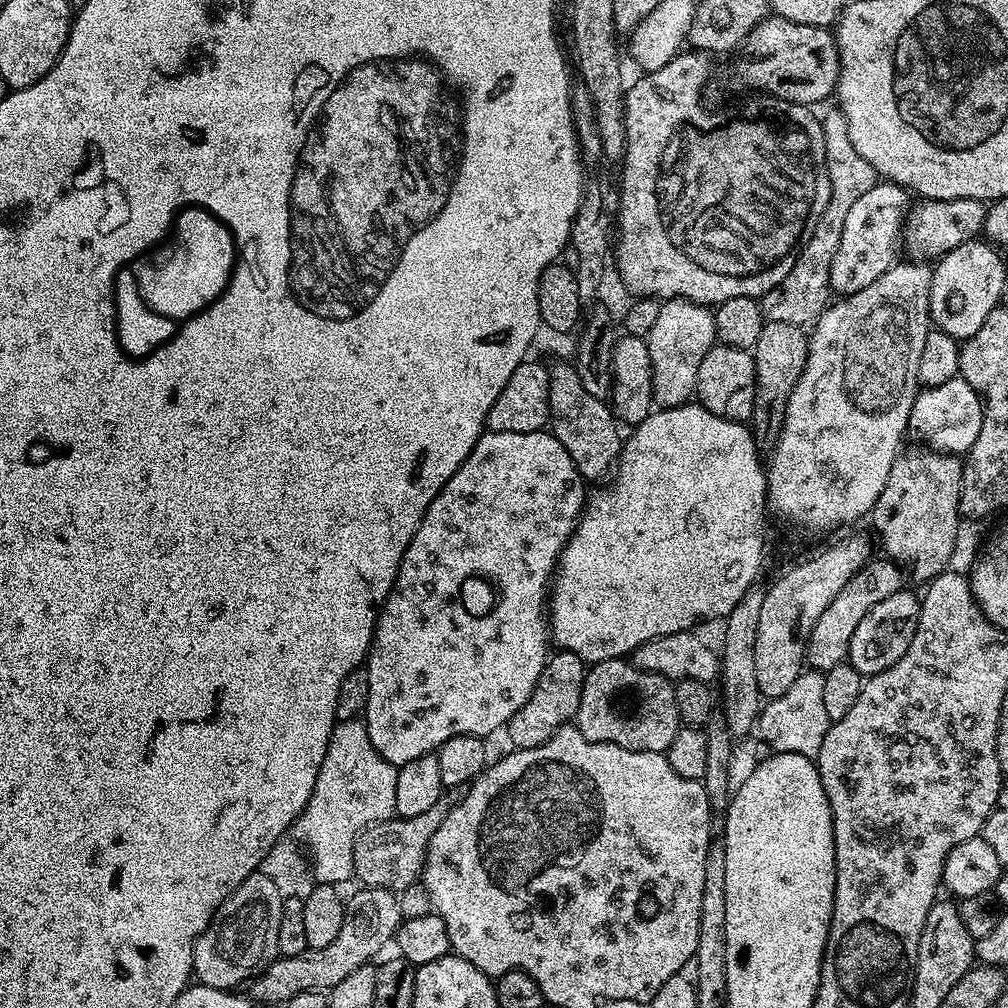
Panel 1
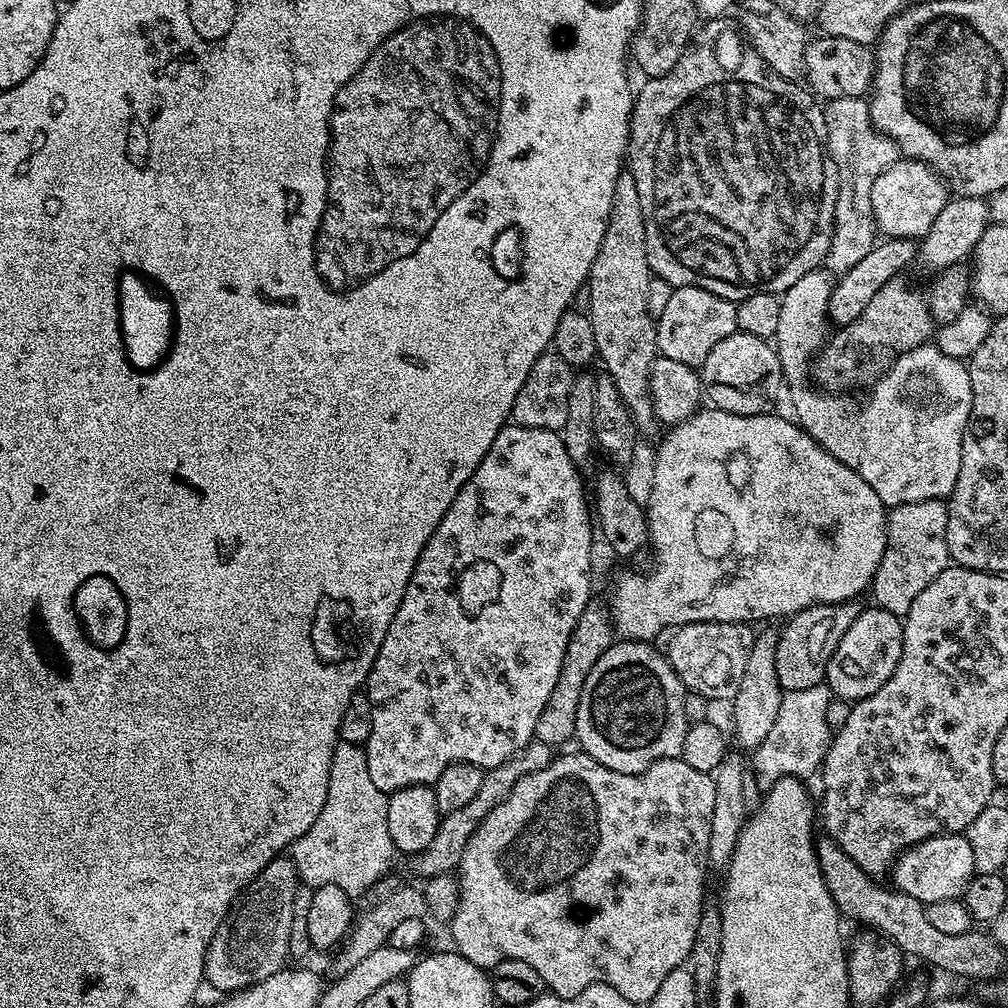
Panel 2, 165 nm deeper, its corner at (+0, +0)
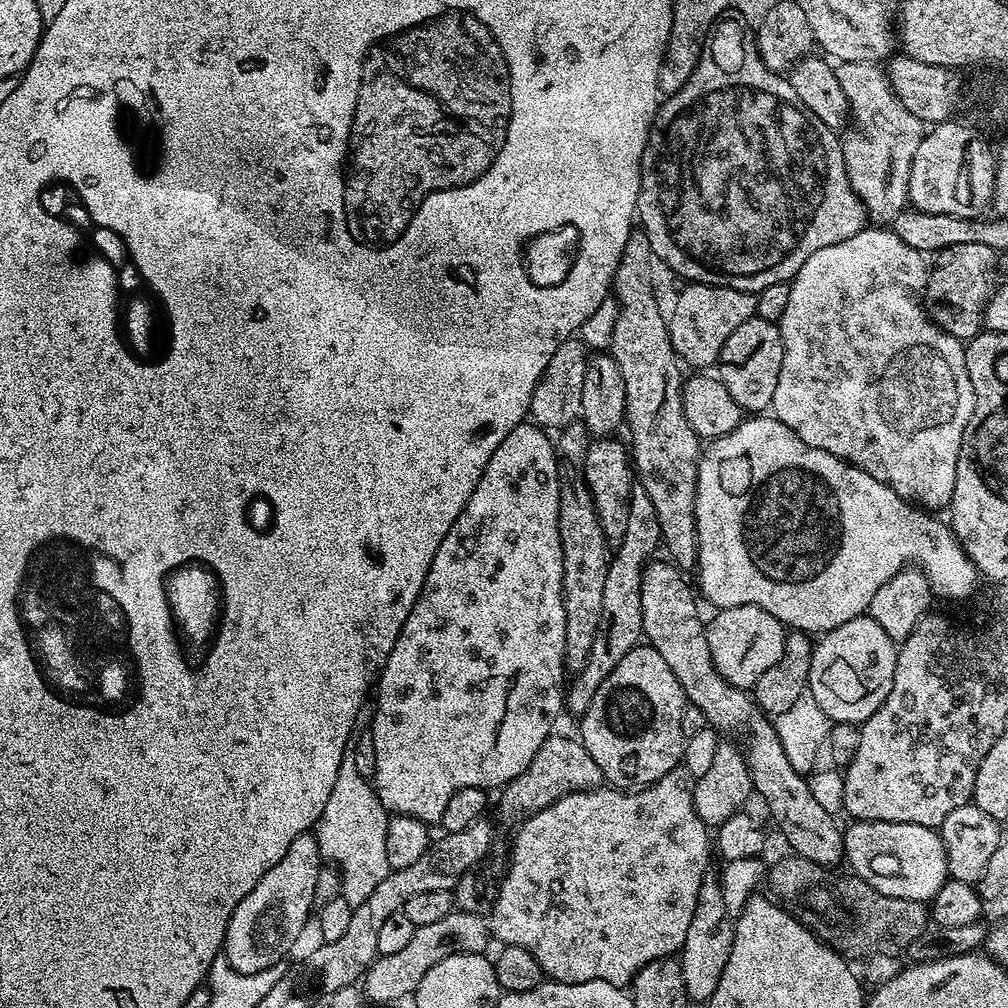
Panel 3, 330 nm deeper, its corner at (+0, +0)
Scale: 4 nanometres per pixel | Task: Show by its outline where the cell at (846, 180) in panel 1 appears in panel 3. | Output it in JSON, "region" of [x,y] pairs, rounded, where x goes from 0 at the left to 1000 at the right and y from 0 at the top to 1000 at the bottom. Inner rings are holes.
{"region":[[[833,62],[828,64],[829,76],[839,93],[844,118],[849,119],[857,135],[846,139],[833,139],[837,154],[839,177],[847,192],[857,202],[860,217],[869,224],[884,223],[887,216],[896,210],[901,202],[901,177],[903,161],[915,141],[919,124],[893,100],[893,96],[881,84],[881,76],[873,71],[868,63]]]}

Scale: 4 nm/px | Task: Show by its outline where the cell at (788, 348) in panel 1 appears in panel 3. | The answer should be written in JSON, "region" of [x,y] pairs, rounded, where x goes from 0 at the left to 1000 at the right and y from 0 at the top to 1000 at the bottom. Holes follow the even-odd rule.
{"region":[[[953,240],[951,244],[938,244],[928,251],[921,281],[917,283],[915,291],[917,308],[925,320],[950,338],[965,337],[976,325],[976,309],[990,285],[988,258],[990,251],[970,240]]]}

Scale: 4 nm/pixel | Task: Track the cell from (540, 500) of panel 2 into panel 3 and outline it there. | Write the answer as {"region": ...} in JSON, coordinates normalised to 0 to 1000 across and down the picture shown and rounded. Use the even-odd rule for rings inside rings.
{"region":[[[528,419],[510,423],[510,427],[506,427],[506,431],[498,435],[498,438],[494,438],[494,446],[486,450],[486,458],[482,458],[482,466],[478,466],[478,474],[474,474],[474,482],[470,482],[466,498],[462,498],[458,510],[454,510],[450,522],[446,522],[446,530],[438,534],[435,550],[431,550],[431,558],[427,558],[423,577],[399,621],[397,632],[391,637],[391,645],[387,645],[383,653],[371,683],[373,707],[369,710],[367,720],[374,752],[371,781],[373,791],[385,807],[415,812],[426,819],[436,818],[438,807],[442,805],[442,796],[446,796],[446,791],[454,788],[454,784],[496,784],[501,778],[514,772],[514,768],[518,768],[518,764],[522,764],[522,760],[530,756],[538,736],[542,736],[549,725],[548,717],[555,712],[556,706],[558,710],[562,686],[562,605],[558,581],[558,538],[554,534],[554,498],[554,462],[551,460],[549,434]]]}

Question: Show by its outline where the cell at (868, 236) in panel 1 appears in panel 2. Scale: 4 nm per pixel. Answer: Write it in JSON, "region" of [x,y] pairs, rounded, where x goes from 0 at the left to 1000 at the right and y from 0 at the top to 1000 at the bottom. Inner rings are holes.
{"region":[[[900,157],[887,160],[878,171],[871,173],[867,188],[863,188],[870,227],[878,235],[894,238],[912,239],[920,234],[923,224],[927,224],[927,216],[931,216],[935,204],[938,204],[941,197],[940,184],[922,163]]]}

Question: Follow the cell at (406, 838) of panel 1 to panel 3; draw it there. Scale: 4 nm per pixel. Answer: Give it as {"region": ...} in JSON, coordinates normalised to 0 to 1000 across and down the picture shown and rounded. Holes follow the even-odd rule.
{"region":[[[546,728],[542,736],[534,744],[530,756],[514,768],[505,778],[501,778],[496,790],[496,810],[507,819],[515,819],[526,813],[534,804],[546,800],[554,792],[563,786],[579,786],[583,782],[592,781],[599,774],[597,764],[593,764],[593,756],[585,752],[581,740],[574,733],[563,730]]]}

